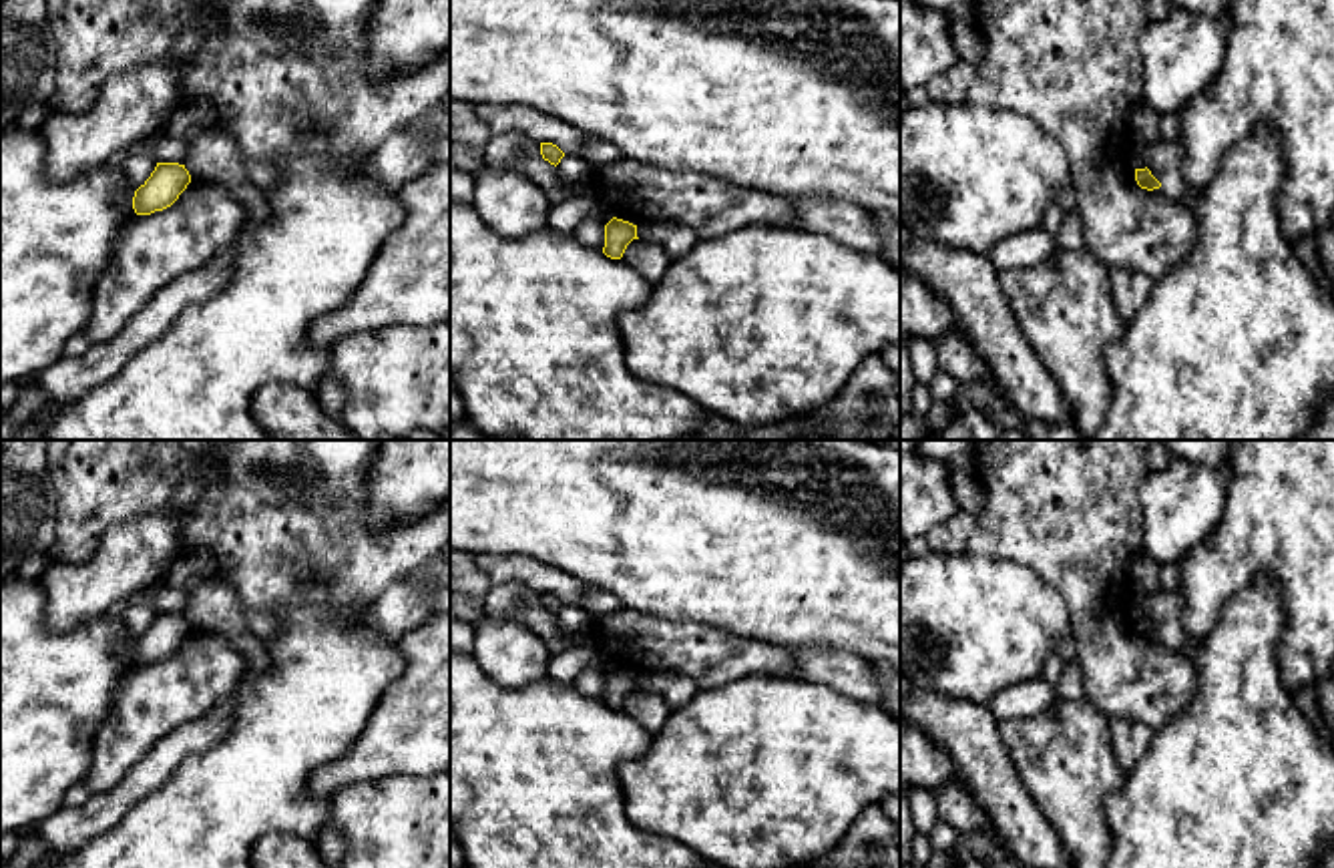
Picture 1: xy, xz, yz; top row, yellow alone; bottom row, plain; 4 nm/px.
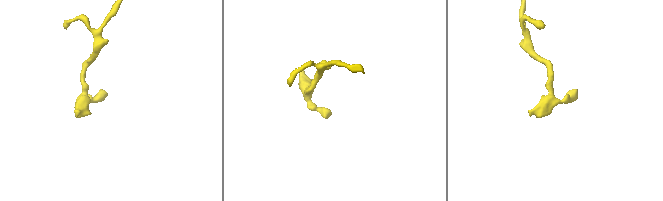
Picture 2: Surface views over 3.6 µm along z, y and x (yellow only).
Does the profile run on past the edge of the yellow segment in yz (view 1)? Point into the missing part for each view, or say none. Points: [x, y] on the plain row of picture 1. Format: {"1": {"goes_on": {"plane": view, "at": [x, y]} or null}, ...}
{"1": {"goes_on": null}}

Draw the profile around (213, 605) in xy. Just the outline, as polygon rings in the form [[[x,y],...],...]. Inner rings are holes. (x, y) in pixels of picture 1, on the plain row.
[[[213,577],[201,583],[191,593],[183,615],[191,627],[223,635],[245,657],[251,673],[271,669],[271,653],[265,641],[249,633],[239,597],[221,579]]]

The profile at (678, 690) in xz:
[[[677,673],[637,675],[637,687],[663,697],[671,711],[687,705],[699,691],[693,679]]]

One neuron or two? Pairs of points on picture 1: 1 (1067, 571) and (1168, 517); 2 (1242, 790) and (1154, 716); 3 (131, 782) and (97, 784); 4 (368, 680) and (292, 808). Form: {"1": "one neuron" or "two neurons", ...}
{"1": "two neurons", "2": "two neurons", "3": "two neurons", "4": "one neuron"}

